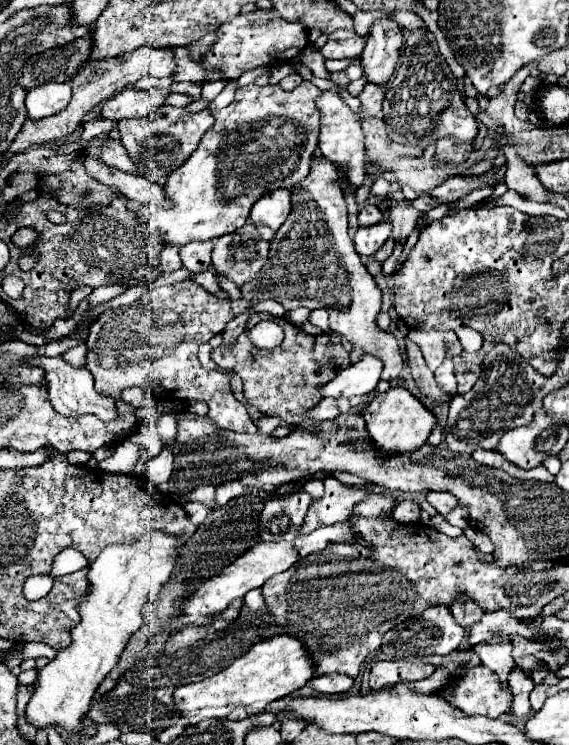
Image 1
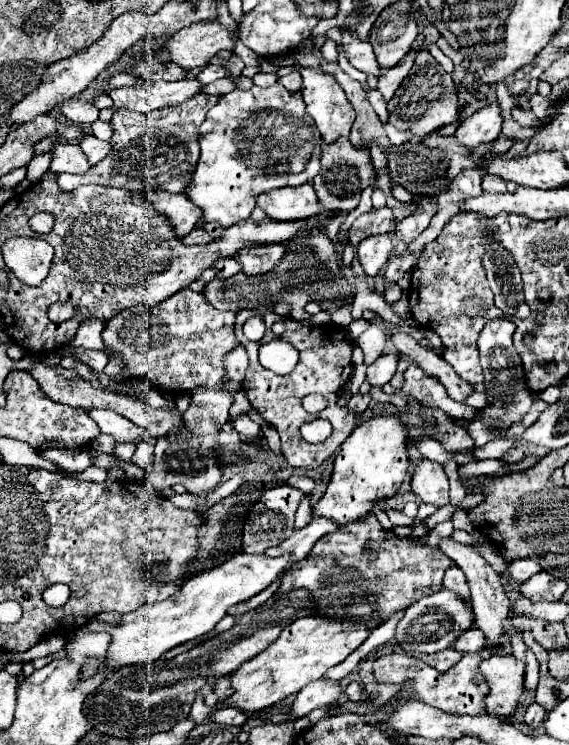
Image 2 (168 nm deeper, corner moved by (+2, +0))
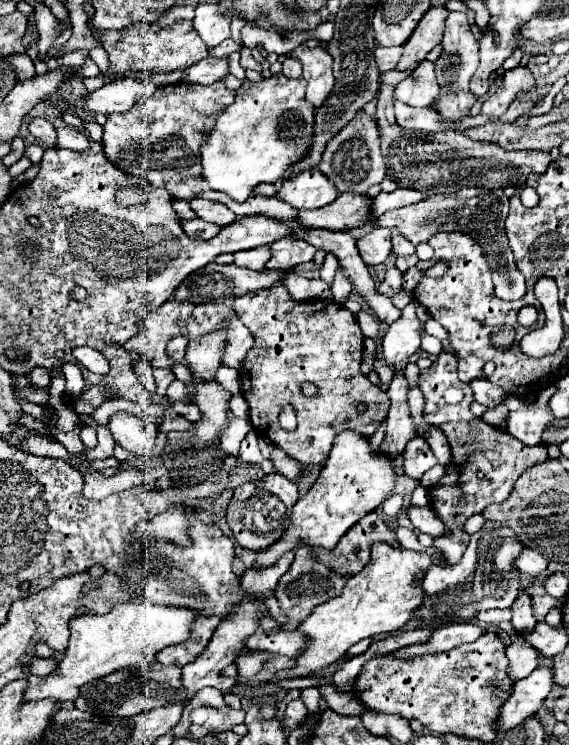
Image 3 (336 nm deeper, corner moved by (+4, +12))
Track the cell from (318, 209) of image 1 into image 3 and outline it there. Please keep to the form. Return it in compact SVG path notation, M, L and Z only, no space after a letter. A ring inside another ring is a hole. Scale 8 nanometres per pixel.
M207 264L205 268L193 272L191 276L187 276L181 286L175 290L175 298L177 300L187 300L187 302L225 302L227 298L237 298L237 296L243 296L243 294L251 294L251 292L257 292L257 290L263 290L263 288L269 288L271 284L279 282L283 276L289 276L289 274L295 274L293 270L249 270L249 268L239 268L235 264L227 264L227 266L221 266L221 264Z

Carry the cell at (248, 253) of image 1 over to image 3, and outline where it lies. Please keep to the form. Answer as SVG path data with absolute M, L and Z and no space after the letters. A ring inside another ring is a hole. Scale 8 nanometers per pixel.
M285 236L281 240L271 242L269 252L271 252L271 258L267 260L267 268L291 270L301 262L313 260L315 246L311 246L309 242L305 242L297 236Z

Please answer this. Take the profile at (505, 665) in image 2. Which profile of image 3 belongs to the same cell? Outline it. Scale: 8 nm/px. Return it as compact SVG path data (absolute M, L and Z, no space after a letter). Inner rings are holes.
M511 644L507 648L507 658L509 658L507 674L513 682L519 678L527 678L539 664L537 650L529 644Z

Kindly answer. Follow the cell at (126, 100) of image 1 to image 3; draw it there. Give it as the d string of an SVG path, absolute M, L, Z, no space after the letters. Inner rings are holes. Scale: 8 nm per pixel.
M205 58L183 70L183 82L189 84L213 84L227 74L227 58Z

